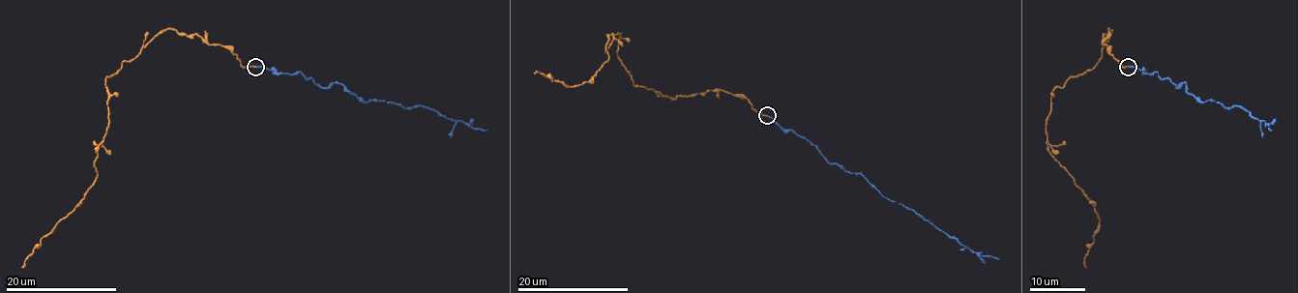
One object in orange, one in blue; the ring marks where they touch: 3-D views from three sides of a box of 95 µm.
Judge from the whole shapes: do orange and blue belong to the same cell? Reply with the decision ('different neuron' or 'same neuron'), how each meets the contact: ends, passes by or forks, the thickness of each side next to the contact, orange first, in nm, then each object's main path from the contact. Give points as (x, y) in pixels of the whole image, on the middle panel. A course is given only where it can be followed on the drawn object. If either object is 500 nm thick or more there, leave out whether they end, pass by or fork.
same neuron; orange ends there; blue ends there; 160 nm thick on the orange side, 150 nm on the other; orange runs (767, 115), (722, 90), (672, 99), (635, 86), (618, 57), (621, 34), (587, 82), (534, 73); blue runs (767, 116), (811, 143), (831, 163), (860, 173), (886, 198), (916, 212), (981, 256), (999, 258)

